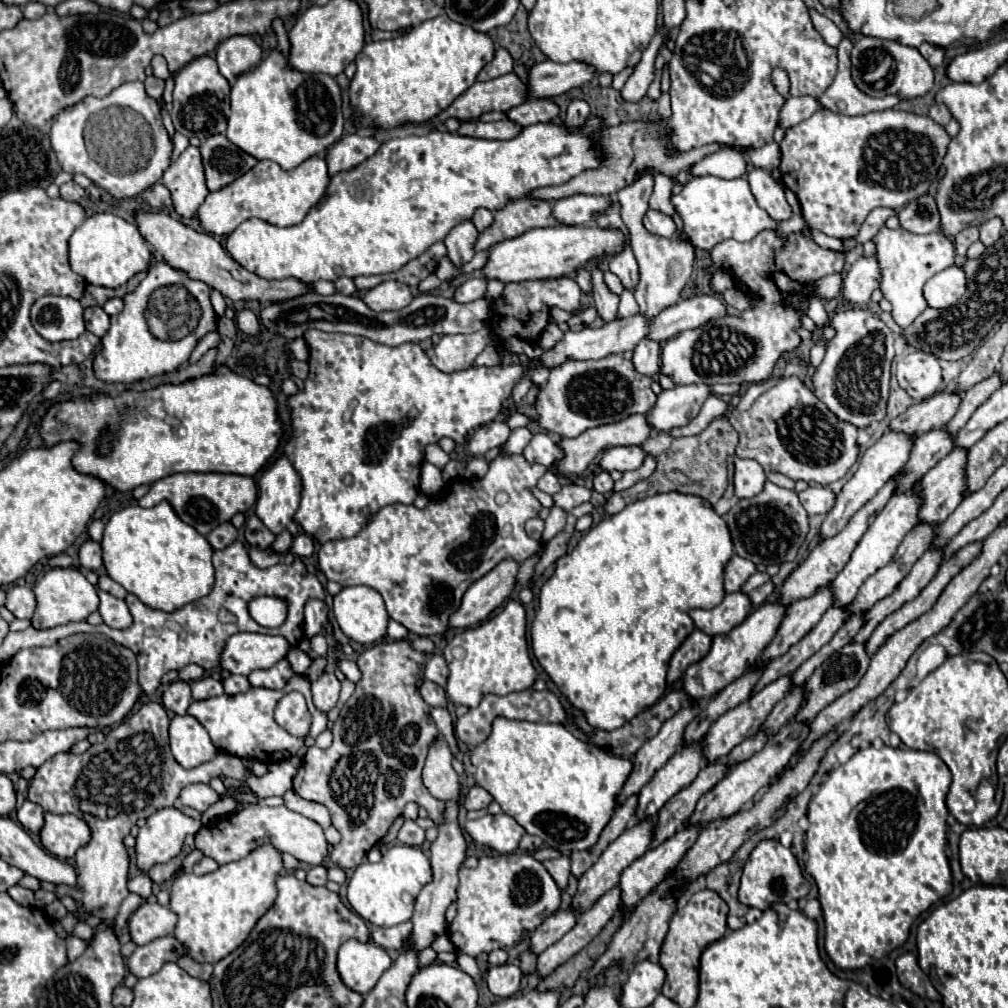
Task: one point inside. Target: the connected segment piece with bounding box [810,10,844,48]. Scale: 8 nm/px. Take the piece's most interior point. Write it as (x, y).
(830, 32)

